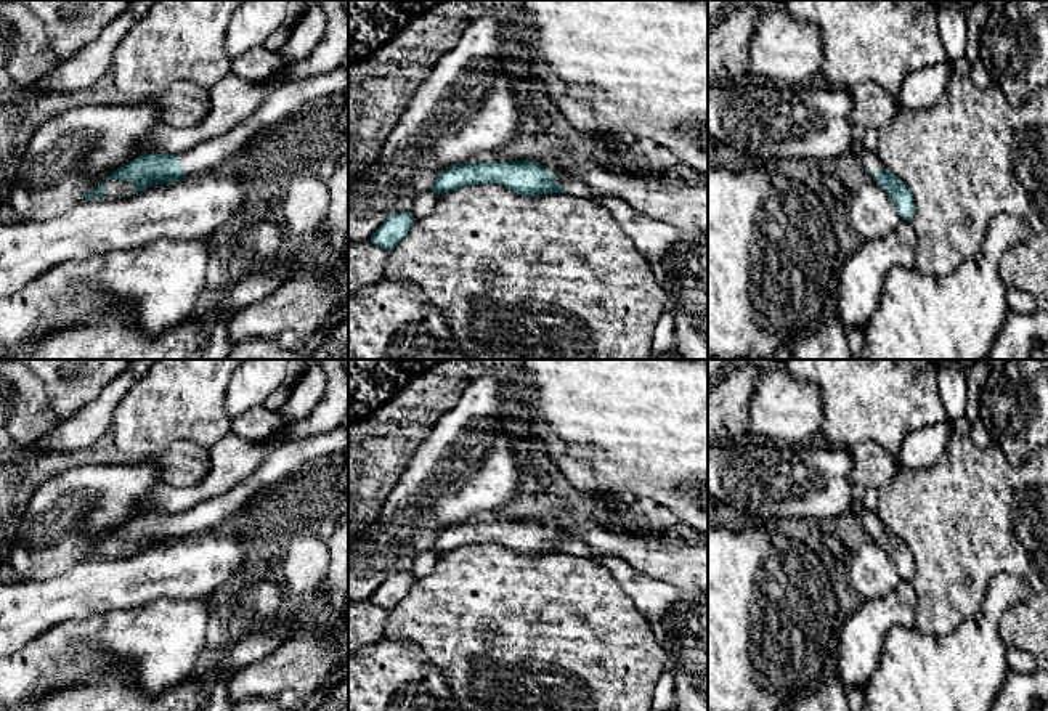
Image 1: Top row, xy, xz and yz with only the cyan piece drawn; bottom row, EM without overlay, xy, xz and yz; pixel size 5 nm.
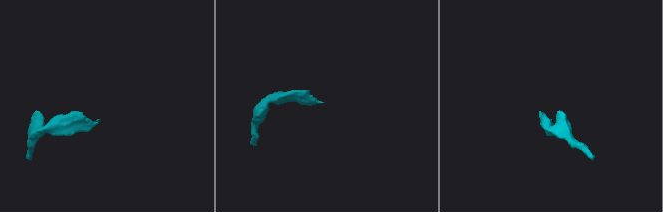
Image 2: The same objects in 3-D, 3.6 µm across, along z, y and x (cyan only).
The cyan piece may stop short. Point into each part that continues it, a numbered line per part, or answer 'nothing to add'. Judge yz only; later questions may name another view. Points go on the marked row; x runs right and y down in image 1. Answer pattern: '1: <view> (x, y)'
1: yz (870, 159)

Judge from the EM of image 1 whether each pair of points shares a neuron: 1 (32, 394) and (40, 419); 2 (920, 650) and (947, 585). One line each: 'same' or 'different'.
1: same
2: different

